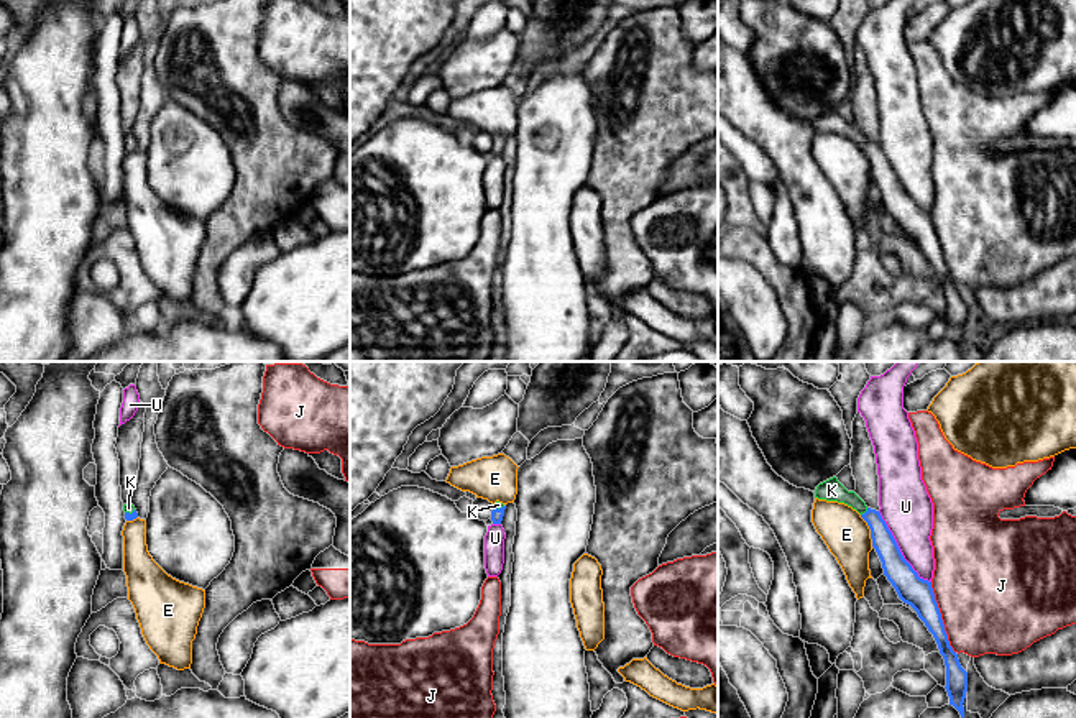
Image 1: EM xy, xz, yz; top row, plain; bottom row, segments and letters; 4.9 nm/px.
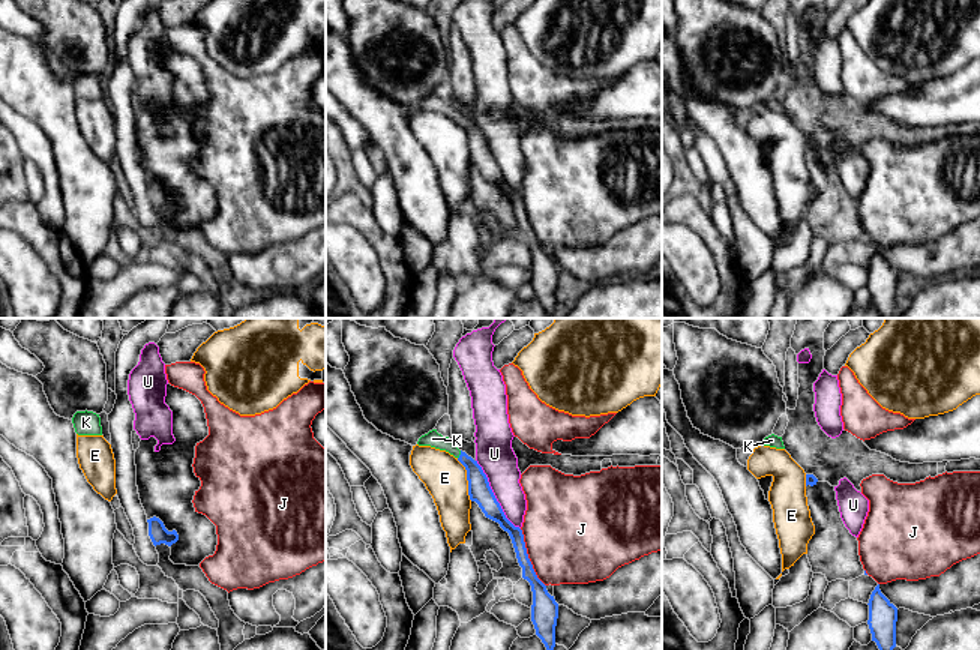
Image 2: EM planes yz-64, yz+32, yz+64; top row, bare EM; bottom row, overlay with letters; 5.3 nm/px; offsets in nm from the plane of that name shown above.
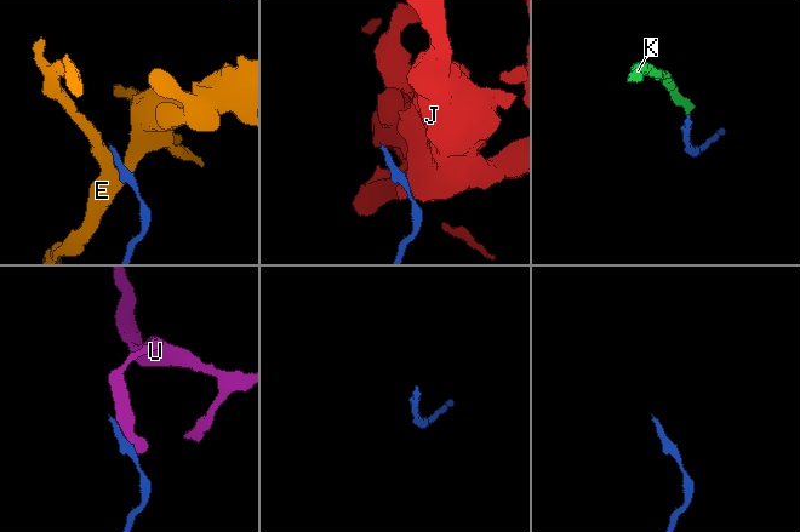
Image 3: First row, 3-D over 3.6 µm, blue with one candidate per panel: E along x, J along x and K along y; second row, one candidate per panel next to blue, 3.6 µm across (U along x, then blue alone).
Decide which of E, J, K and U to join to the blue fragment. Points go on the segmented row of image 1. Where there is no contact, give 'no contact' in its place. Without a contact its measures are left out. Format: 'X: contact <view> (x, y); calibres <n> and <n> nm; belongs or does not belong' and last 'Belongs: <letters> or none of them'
E: contact yz (871, 531); calibres 140 and 220 nm; does not belong
J: contact yz (940, 618); calibres 140 and 480 nm; does not belong
K: contact yz (866, 511); calibres 110 and 110 nm; belongs
U: contact yz (899, 549); calibres 140 and 260 nm; does not belong
Belongs: K

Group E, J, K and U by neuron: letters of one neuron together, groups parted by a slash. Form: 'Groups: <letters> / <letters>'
Groups: E / J / K / U

